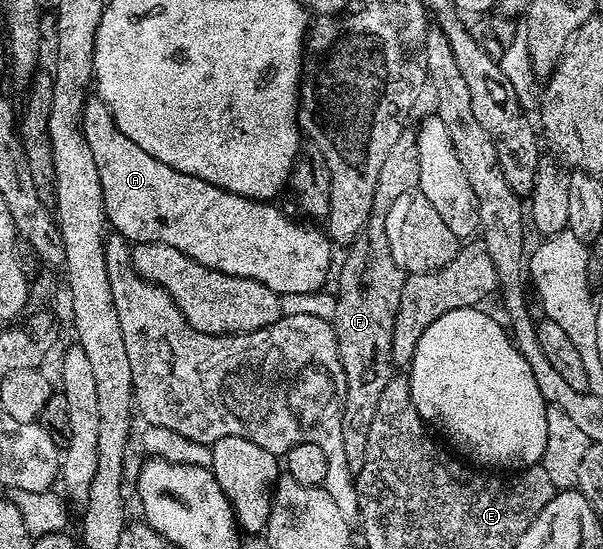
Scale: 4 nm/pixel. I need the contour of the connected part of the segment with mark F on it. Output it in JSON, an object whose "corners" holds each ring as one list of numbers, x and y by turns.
{"corners":[[404,128,402,135,393,143,385,163,381,163,381,175,377,179,377,191,373,195,371,217,367,227,359,238,346,250,347,258,339,269,339,289,337,288,337,311,334,327,337,339,337,351,341,359,341,367,345,371,345,395,347,404,343,407,341,419,341,440,345,446,345,459,353,474,359,473,365,463,365,447,369,439,369,427,373,423,373,415,377,415,377,399,381,399,381,391,385,391,385,383,393,376,391,347,393,345,393,323,397,319,397,307,401,303,401,287,405,287,407,274,393,259,393,251,385,244,385,215,389,207,393,207,393,199,405,195,405,191,413,191,419,187,419,142,414,128]]}

